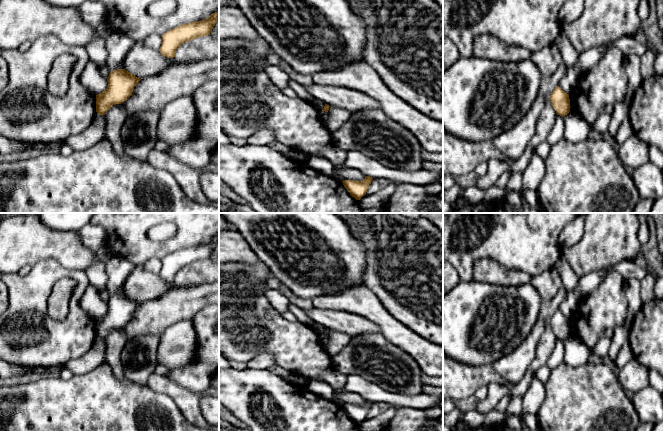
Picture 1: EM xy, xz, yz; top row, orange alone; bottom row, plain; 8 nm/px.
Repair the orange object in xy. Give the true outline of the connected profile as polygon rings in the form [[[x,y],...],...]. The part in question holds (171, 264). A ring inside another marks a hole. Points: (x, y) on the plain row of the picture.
[[[219,234],[202,245],[179,249],[162,259],[159,275],[162,280],[174,282],[176,274],[184,267],[197,261],[210,259],[219,243]]]

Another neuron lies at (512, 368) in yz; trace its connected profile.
[[[538,317],[527,338],[508,356],[493,364],[494,370],[508,383],[516,385],[531,365],[546,322]]]

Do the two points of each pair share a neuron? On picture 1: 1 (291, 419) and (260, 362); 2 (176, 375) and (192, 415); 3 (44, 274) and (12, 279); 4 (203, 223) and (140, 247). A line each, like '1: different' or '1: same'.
1: different
2: different
3: same
4: same

